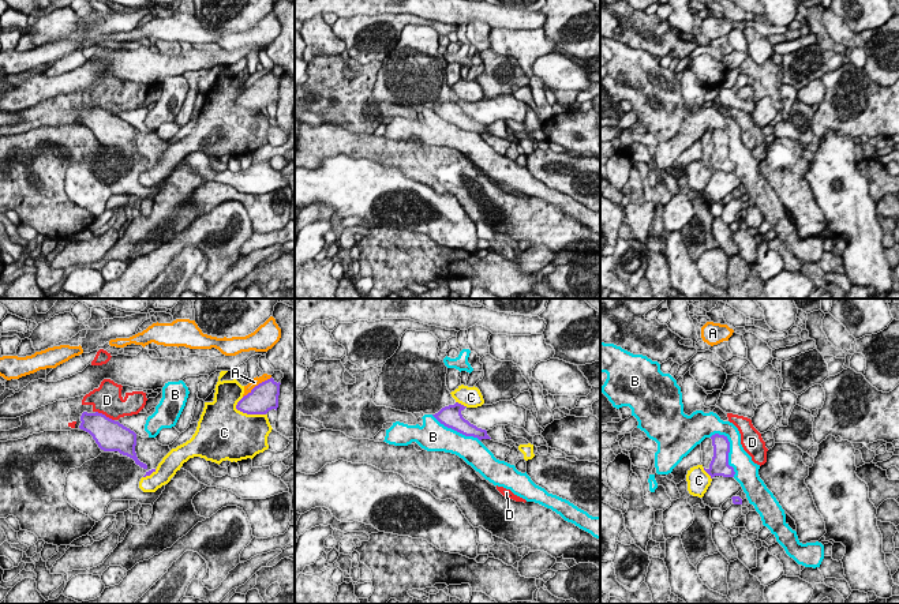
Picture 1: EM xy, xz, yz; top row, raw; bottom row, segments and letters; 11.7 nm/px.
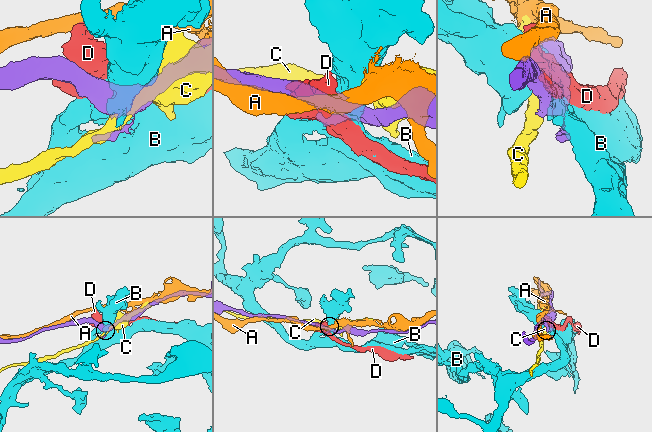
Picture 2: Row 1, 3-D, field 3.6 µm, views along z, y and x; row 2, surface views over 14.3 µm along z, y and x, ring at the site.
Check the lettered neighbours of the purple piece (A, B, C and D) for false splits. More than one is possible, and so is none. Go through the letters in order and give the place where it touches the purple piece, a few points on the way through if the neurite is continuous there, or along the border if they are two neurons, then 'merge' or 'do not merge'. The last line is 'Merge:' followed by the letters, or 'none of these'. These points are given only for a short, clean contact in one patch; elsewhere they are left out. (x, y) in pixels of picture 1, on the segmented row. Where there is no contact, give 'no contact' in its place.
A: xy (258, 385) | do not merge
B: yz (729, 451) | do not merge
C: xy (250, 413) | do not merge
D: xy (104, 415) | do not merge
Merge: none of these

